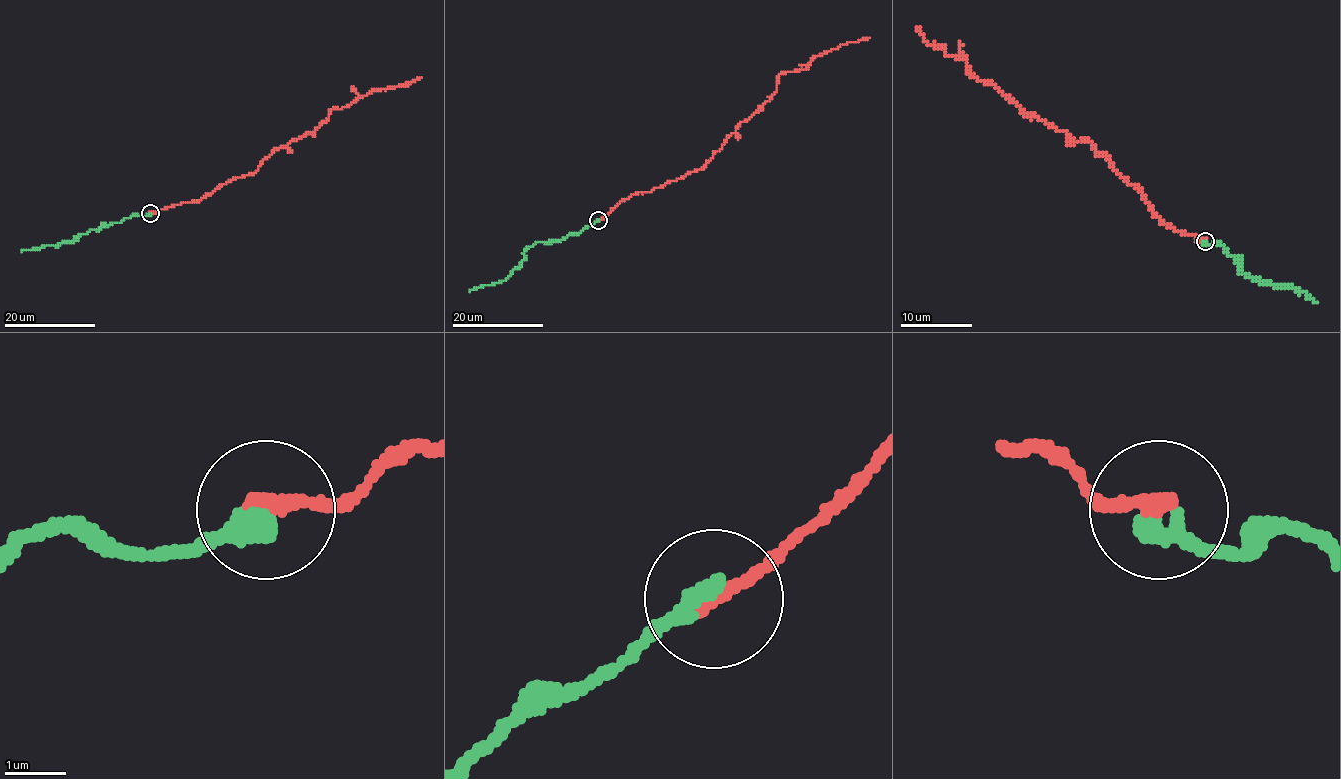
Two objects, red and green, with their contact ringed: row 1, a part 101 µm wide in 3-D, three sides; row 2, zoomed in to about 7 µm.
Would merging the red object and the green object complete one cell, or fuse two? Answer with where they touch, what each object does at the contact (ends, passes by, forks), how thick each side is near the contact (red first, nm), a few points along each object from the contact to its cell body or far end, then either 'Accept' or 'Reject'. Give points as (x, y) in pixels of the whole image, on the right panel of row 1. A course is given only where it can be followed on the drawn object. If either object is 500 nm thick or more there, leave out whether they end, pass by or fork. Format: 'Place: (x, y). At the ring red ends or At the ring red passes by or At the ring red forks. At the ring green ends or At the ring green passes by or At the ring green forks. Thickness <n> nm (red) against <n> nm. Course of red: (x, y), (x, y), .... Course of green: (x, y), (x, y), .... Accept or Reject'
Place: (1205, 241). At the ring red ends. At the ring green ends. Thickness 280 nm (red) against 380 nm. Course of red: (1205, 241), (1162, 224), (1091, 142), (1030, 117), (969, 76), (965, 60), (924, 38), (917, 26). Course of green: (1203, 241), (1210, 246), (1221, 244), (1236, 258), (1239, 269), (1255, 278), (1278, 287), (1295, 287), (1316, 303). Accept

